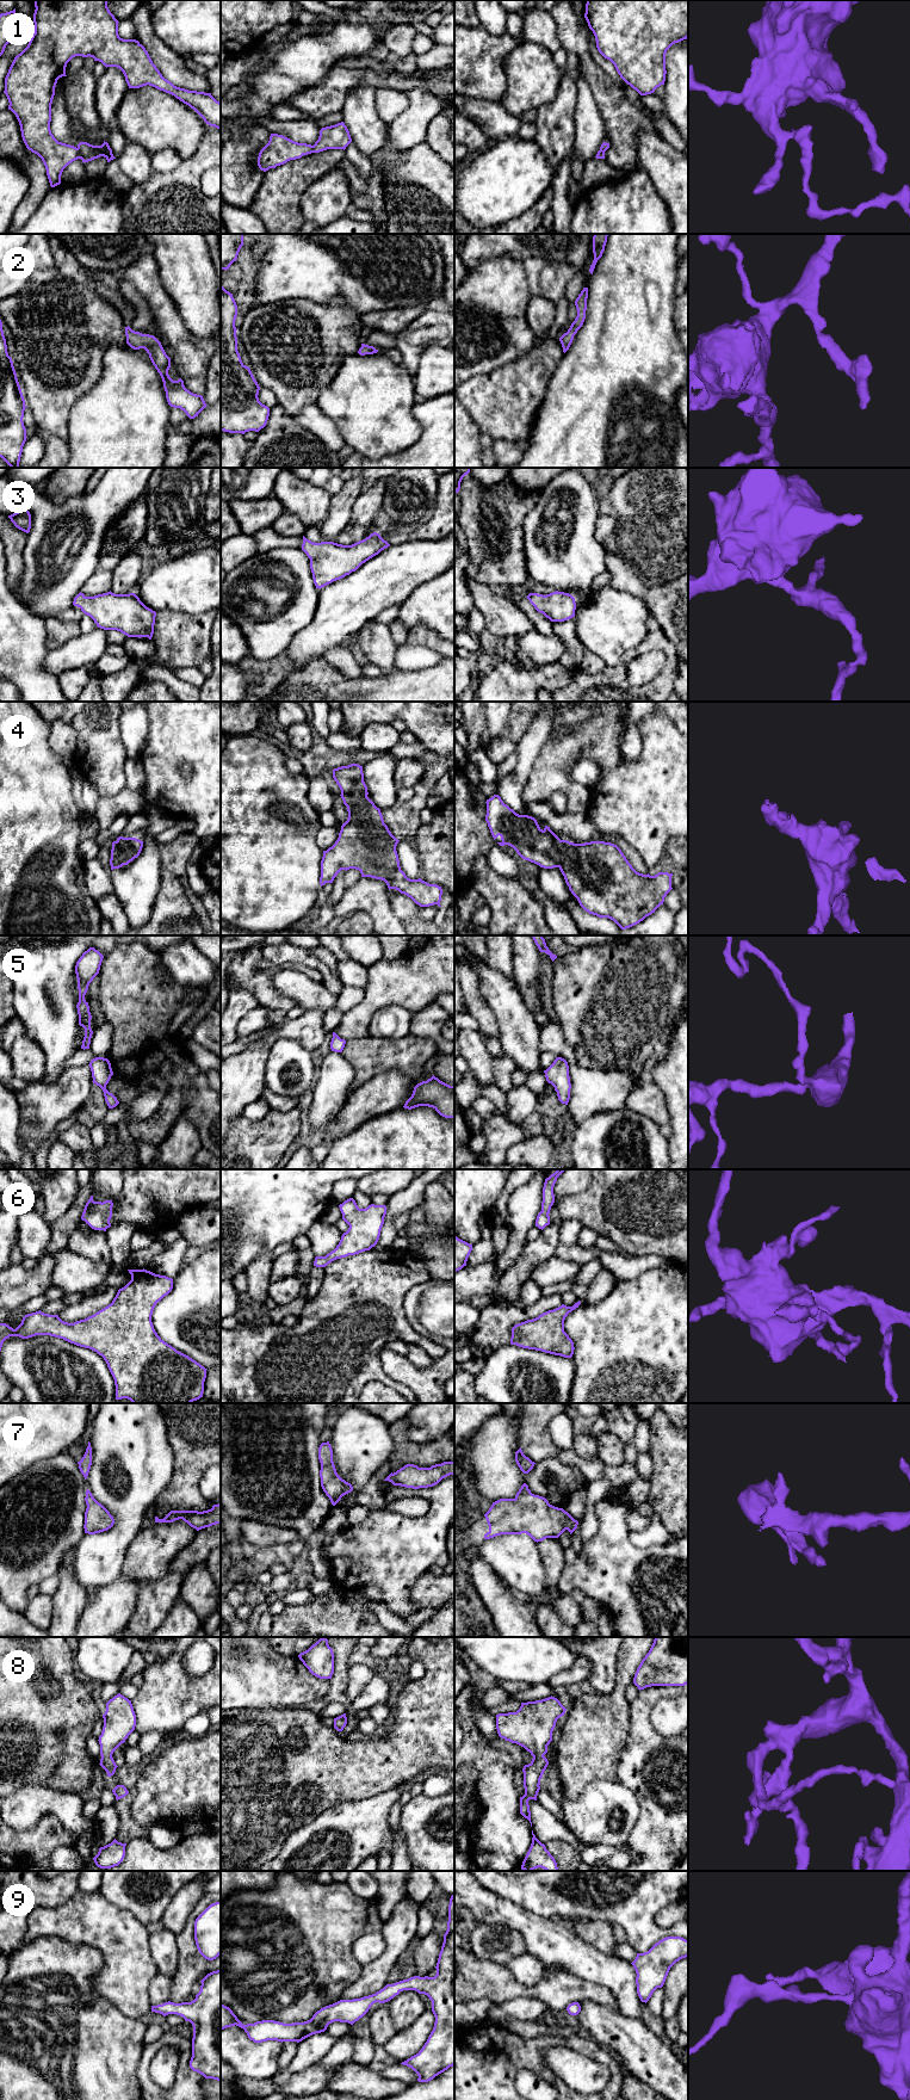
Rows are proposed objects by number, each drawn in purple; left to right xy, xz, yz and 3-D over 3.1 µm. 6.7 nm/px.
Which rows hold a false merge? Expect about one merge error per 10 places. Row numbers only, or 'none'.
1

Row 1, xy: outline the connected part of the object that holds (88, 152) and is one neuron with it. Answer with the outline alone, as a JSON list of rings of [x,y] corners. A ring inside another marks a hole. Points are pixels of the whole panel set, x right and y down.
[[[104,141],[101,146],[93,146],[87,142],[80,142],[78,144],[78,149],[80,152],[80,159],[82,162],[88,162],[100,156],[104,156],[107,162],[116,159],[112,154],[112,149],[110,148],[109,143]]]

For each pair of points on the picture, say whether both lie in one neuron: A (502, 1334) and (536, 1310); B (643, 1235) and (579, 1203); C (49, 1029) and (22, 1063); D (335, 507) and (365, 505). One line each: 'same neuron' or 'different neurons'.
A: same neuron
B: same neuron
C: different neurons
D: different neurons

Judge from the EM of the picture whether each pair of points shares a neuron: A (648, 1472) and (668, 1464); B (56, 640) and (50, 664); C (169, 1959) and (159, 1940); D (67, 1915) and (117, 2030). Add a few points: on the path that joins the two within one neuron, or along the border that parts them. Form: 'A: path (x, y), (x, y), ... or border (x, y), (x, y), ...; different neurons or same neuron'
A: border (649, 1451), (652, 1458), (651, 1480); different neurons
B: border (78, 635), (48, 650); different neurons
C: path (165, 1955), (162, 1945); same neuron
D: border (98, 1971), (92, 1997), (109, 2000), (127, 2015); different neurons

